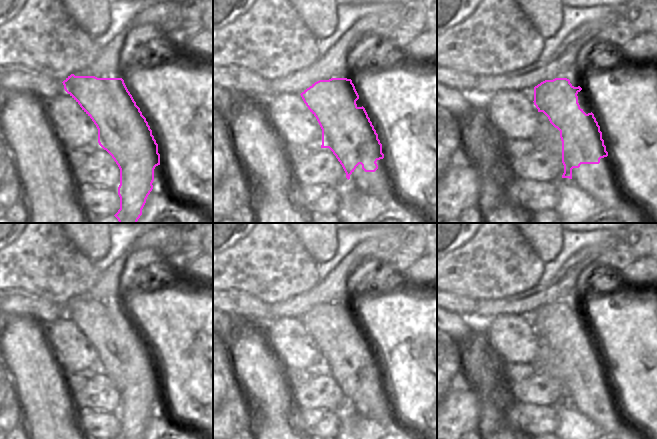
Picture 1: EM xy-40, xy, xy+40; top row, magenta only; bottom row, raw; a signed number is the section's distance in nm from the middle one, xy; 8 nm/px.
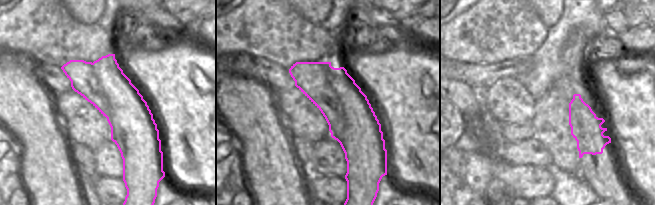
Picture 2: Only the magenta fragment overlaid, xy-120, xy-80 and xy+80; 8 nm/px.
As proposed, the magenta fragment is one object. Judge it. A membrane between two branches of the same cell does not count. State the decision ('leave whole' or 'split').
split

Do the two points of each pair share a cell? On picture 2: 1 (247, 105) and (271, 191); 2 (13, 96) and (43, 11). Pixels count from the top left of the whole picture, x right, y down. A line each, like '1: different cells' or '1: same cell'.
1: same cell
2: different cells

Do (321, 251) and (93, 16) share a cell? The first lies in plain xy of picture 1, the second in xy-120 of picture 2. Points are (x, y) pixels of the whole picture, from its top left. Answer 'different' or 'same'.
same

